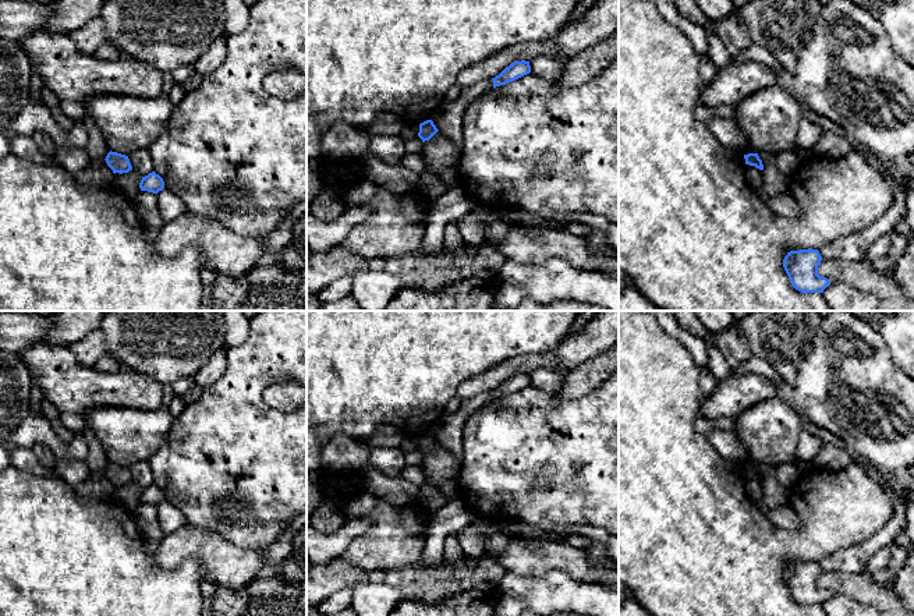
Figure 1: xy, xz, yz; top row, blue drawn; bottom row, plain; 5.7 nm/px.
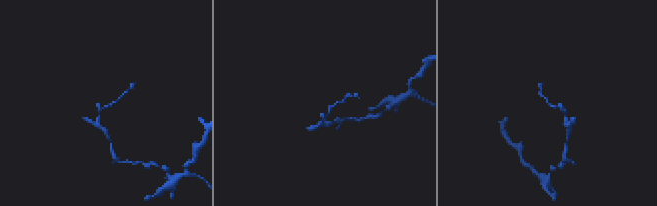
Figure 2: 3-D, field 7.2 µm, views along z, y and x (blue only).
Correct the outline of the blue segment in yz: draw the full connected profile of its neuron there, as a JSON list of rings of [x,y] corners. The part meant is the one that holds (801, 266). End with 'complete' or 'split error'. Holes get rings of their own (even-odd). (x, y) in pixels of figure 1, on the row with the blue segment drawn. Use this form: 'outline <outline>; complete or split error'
outline [[[818,249],[790,251],[783,259],[783,268],[791,286],[807,293],[823,293],[830,283],[826,277],[818,275],[818,266],[822,256]]]; complete

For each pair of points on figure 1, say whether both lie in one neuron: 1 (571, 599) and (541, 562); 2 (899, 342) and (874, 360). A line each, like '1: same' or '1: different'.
1: different
2: different

